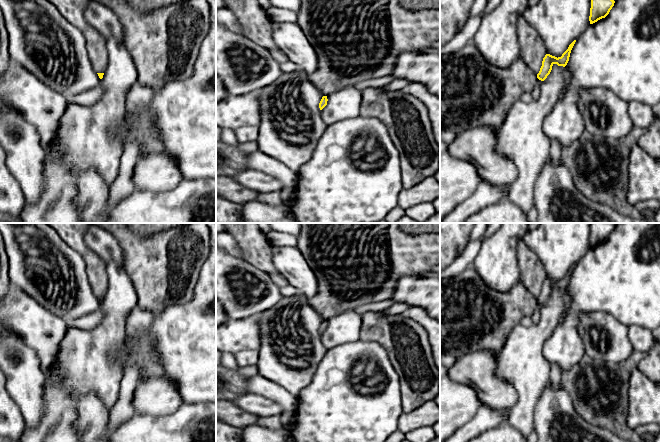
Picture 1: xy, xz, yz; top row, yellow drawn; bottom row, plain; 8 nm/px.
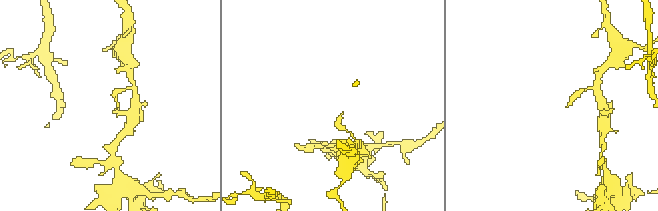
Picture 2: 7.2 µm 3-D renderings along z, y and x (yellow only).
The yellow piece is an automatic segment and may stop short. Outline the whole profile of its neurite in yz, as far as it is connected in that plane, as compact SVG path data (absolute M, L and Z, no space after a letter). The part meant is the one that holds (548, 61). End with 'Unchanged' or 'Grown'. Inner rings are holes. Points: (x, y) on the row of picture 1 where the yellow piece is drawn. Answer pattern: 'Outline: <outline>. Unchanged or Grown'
Outline: M574 40L568 47L568 49L562 54L561 57L555 57L550 54L546 54L542 61L542 66L540 68L539 73L537 74L537 78L541 81L544 81L547 76L550 74L552 70L552 66L557 64L558 66L565 67L569 61L571 50L575 44L576 40Z. Unchanged

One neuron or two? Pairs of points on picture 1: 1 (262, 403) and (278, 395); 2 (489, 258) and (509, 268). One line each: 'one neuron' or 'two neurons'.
1: two neurons
2: one neuron

